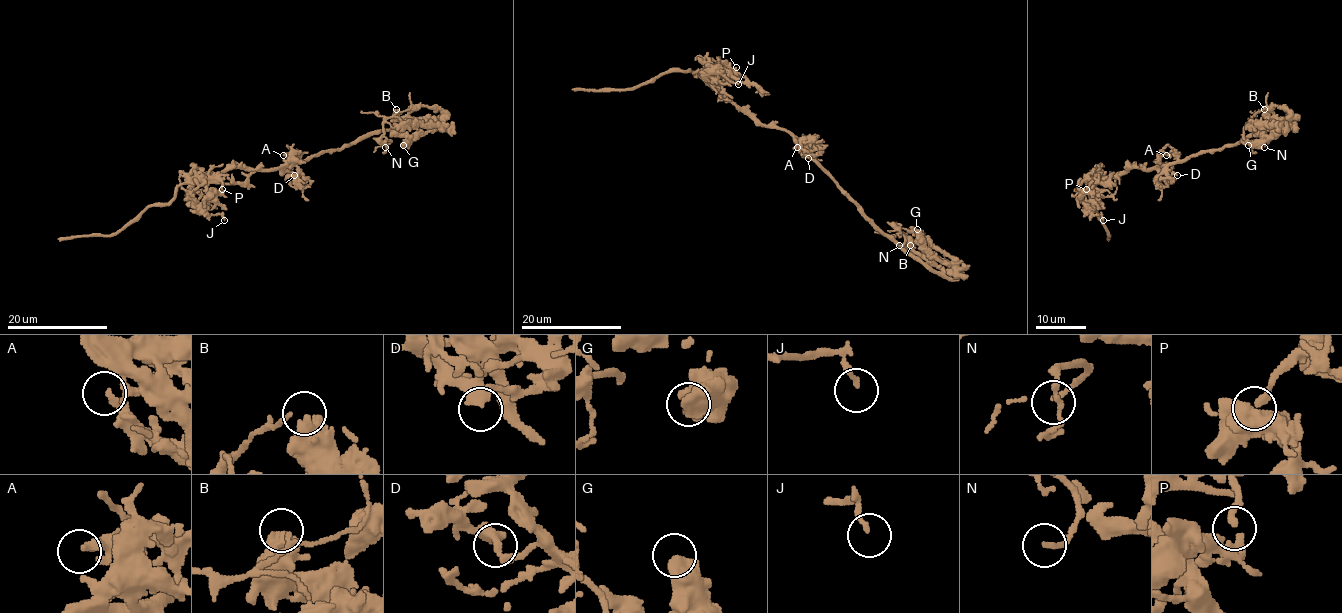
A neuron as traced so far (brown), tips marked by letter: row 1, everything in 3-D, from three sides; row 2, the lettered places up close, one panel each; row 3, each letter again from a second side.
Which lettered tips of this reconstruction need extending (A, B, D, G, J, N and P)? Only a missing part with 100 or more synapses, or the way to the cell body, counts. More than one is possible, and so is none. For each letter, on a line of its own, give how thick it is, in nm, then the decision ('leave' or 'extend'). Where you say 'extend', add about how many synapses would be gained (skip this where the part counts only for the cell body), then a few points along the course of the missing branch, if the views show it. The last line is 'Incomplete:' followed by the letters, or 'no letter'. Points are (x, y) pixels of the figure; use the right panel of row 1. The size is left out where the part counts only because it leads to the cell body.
A: calibre 280 nm; leave
B: calibre 380 nm; leave
D: calibre 280 nm; leave
G: calibre 600 nm; leave
J: calibre 150 nm; leave
N: calibre 150 nm; leave
P: calibre 170 nm; leave
Incomplete: no letter

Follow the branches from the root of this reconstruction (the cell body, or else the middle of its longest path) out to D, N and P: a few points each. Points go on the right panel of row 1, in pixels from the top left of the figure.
D: (1166, 165), (1162, 167), (1163, 170), (1171, 170), (1177, 175)
N: (1166, 165), (1221, 150), (1261, 130), (1279, 129), (1283, 125), (1264, 108), (1243, 128), (1246, 140), (1264, 147)
P: (1166, 165), (1150, 169), (1130, 168), (1108, 175), (1102, 181), (1092, 181), (1086, 189)

